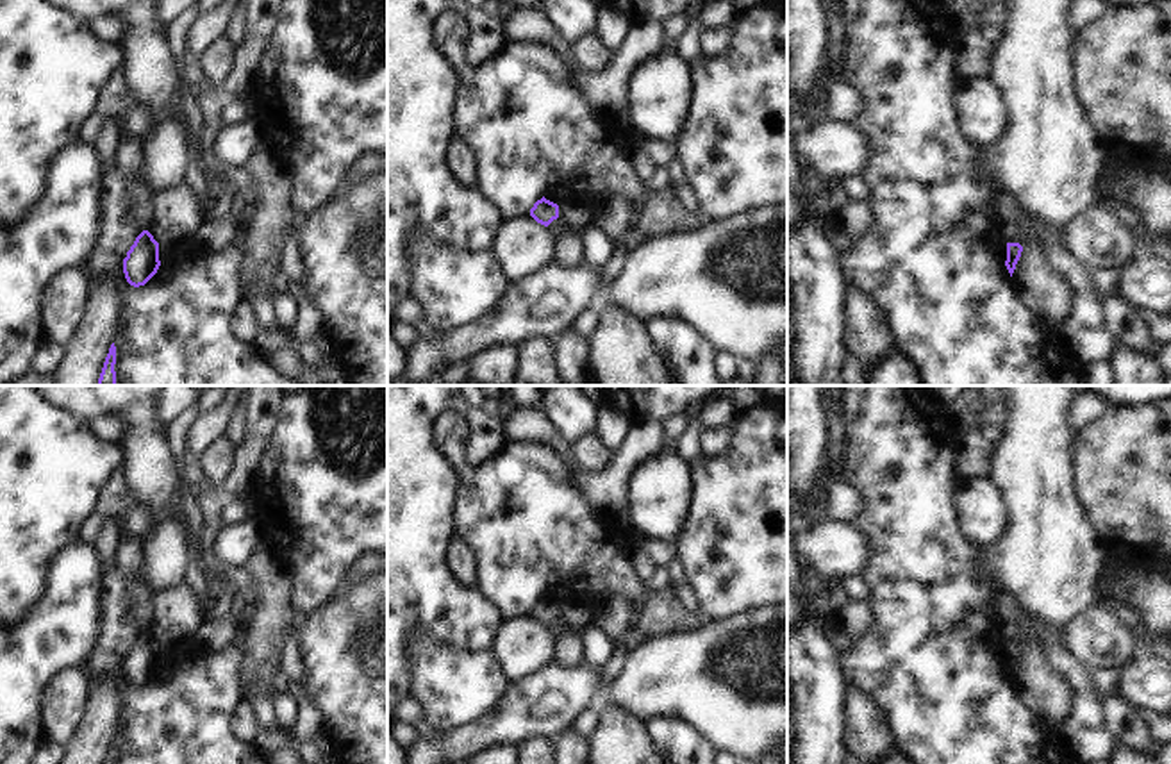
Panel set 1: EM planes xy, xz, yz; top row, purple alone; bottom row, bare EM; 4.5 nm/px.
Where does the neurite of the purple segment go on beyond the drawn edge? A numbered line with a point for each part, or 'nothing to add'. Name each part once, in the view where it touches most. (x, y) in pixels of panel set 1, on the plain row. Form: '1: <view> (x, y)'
nothing to add

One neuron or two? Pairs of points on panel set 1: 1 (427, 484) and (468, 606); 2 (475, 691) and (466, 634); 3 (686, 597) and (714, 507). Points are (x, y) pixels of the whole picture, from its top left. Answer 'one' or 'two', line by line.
1: one
2: two
3: two

